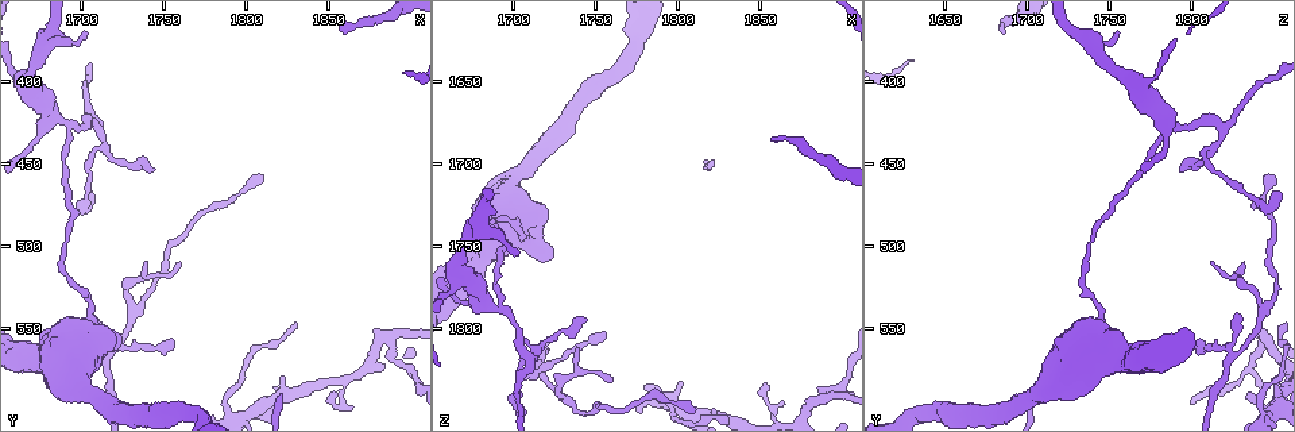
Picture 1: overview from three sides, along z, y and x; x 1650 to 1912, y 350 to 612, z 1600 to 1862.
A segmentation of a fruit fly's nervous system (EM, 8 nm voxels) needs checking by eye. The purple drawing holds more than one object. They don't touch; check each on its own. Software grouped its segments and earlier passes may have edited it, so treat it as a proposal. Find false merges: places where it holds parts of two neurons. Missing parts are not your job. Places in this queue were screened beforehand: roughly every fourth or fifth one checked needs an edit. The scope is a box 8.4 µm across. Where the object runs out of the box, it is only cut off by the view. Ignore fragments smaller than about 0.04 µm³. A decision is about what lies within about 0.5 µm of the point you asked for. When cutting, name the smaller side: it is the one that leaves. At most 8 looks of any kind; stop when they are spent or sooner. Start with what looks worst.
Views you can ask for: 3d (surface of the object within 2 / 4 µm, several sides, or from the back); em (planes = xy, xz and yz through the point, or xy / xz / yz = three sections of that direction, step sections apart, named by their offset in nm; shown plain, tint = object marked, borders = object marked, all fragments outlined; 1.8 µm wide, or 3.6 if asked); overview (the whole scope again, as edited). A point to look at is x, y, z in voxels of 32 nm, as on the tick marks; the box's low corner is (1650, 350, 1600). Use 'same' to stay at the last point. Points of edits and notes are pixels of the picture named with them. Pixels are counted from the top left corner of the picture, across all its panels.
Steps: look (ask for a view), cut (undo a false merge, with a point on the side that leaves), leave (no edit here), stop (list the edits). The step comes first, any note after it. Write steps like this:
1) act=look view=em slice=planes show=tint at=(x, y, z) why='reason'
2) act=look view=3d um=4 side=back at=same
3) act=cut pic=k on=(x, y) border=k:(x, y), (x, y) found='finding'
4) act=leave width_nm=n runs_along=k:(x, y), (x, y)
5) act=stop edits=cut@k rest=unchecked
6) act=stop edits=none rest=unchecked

act=look view=em um=3.6 slice=yz step=8 show=tint at=(1718, 562, 1824)

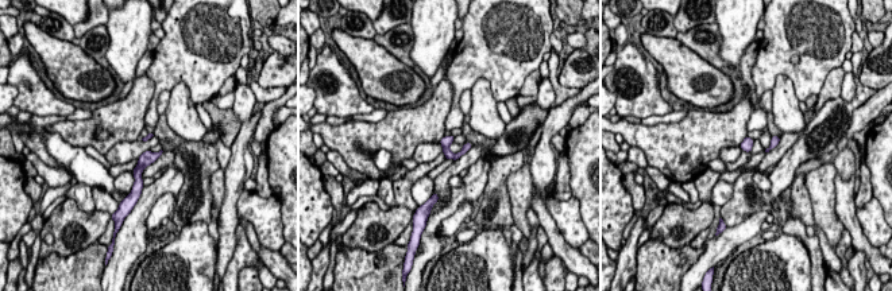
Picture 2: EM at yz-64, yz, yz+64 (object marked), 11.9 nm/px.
act=look view=em um=3.6 slice=planes show=tint at=same

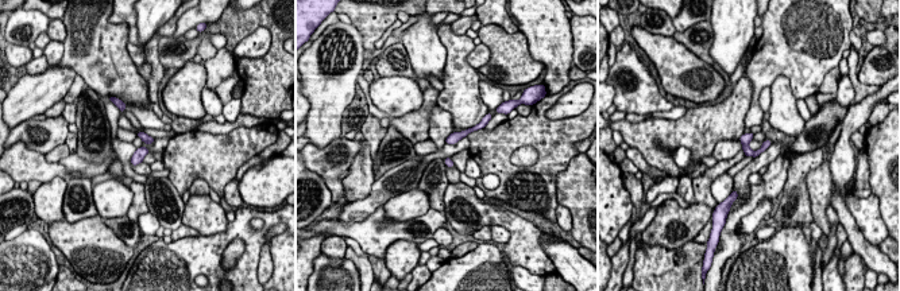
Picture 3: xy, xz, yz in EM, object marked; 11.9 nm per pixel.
act=leave width_nm=130 found='one neuron here'

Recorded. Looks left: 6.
act=look view=3d um=2 at=(1886, 558, 1844) why='arms part here'

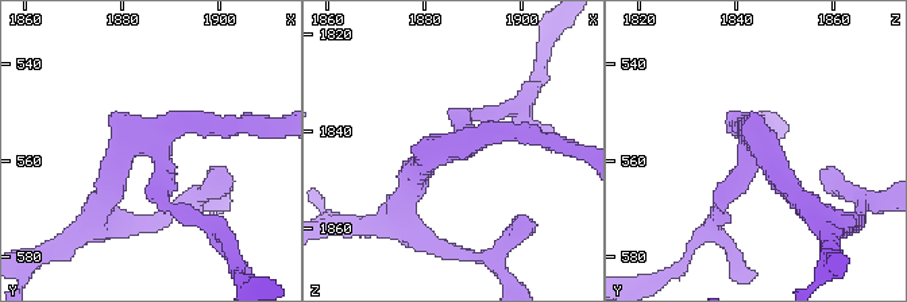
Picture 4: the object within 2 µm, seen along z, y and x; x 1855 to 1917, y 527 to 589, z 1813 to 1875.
act=look view=em slice=planes show=tint at=(1886, 556, 1844) arms=3

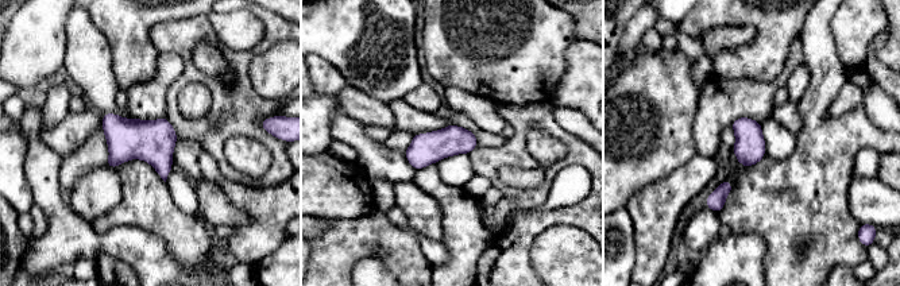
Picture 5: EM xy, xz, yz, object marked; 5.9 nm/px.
act=leave found='all the same neuron'

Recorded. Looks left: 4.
act=look view=em um=3.6 slice=xz step=16 show=tint at=(1692, 428, 1788) why='sudden change in width'

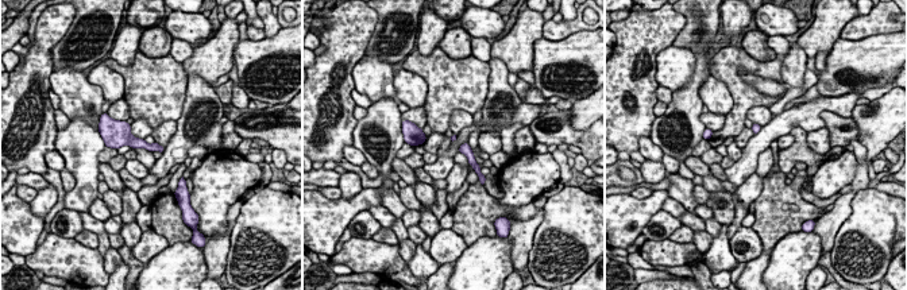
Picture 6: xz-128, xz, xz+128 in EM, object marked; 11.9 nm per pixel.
act=look view=em um=3.6 slice=planes show=tint at=same

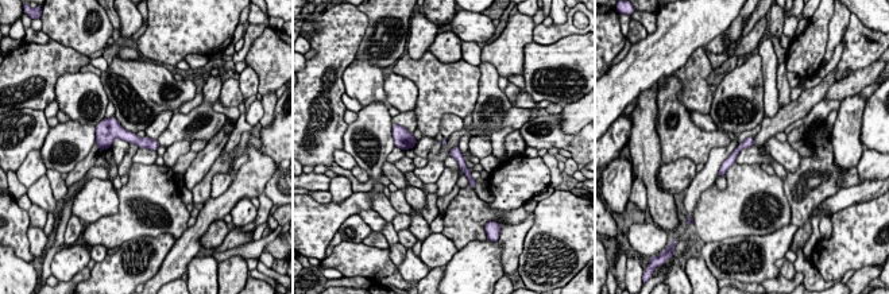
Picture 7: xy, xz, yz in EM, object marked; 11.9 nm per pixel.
act=leave found='one neuron here'

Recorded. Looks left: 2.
act=look view=3d um=4 at=(1706, 546, 1746) why='abrupt turn'

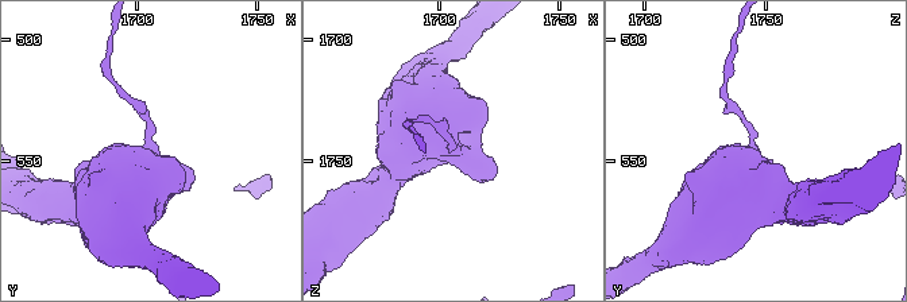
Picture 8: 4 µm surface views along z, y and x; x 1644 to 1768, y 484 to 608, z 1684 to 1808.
act=look view=em slice=planes show=tint at=(1706, 545, 1744)

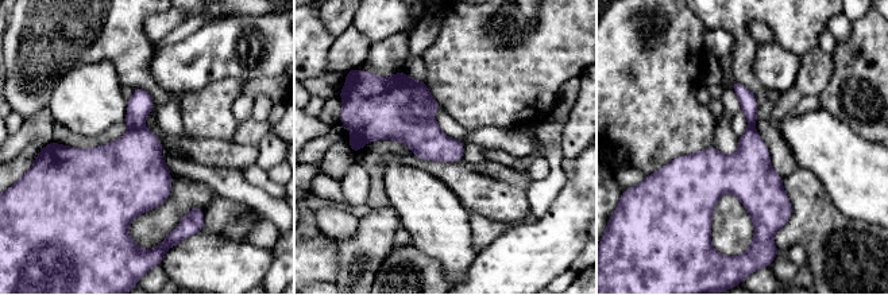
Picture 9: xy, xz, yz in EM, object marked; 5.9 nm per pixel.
act=cut pic=9 on=(139, 105) border=9:(142, 125), (130, 129) found='two neurons meet here'

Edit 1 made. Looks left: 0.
act=stop edits=cut@9 rest=unchecked

